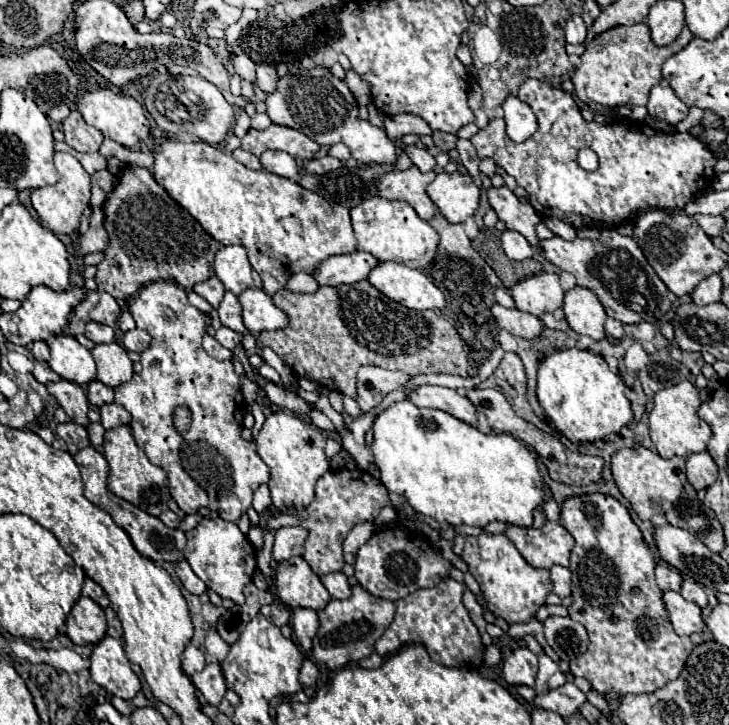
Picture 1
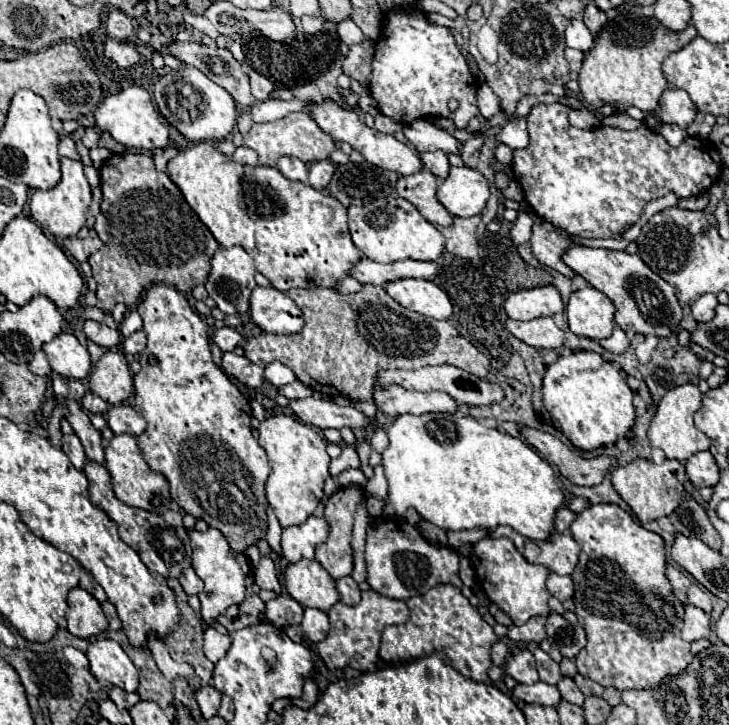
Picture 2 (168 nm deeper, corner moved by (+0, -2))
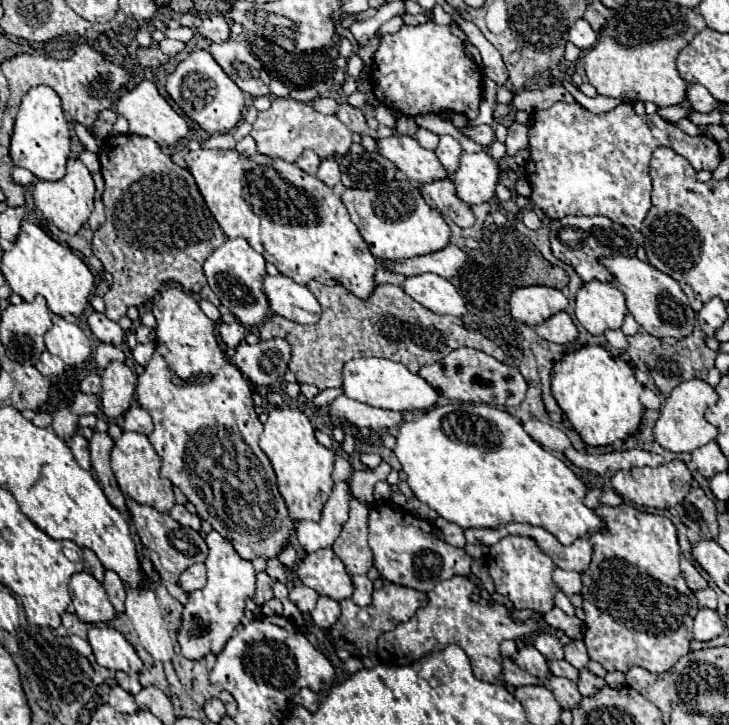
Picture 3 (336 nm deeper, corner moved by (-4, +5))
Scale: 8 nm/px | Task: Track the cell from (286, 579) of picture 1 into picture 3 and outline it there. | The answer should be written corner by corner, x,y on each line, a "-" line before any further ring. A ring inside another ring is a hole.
330,548
308,554
296,574
304,586
310,586
318,594
334,600
350,598
354,592
354,584
344,562

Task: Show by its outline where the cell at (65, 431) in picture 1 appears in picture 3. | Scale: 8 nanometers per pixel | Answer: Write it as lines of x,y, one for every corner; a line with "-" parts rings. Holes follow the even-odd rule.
74,434
72,442
70,442
70,448
72,448
72,454
74,454
76,462
78,462
84,470
92,470
92,464
90,464
90,450
88,450
88,440
86,440
82,434

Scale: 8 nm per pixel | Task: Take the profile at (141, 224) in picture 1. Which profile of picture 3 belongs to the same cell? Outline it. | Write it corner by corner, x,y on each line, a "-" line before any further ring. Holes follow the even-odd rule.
112,134
104,138
98,156
106,182
106,190
102,194
102,202
106,206
106,224
94,232
92,252
114,276
114,286
104,294
106,316
118,322
122,316
126,316
130,306
142,308
168,282
176,282
186,292
196,296
206,286
202,264
226,240
226,236
198,192
194,176
186,168
174,164
170,156
166,156
160,146
146,136

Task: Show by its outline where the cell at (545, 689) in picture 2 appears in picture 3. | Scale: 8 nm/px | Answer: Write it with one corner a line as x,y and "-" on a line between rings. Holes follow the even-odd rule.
510,658
502,660
502,674
506,684
510,686
528,686
528,684
540,684
538,678
530,676
528,672
524,672
522,668
518,668

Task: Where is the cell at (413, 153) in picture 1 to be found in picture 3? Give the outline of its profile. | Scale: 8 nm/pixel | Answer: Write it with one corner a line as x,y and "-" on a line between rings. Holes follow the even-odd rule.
440,136
440,144
434,152
448,172
454,174
458,170
458,160
460,160
460,154
462,154
458,140
454,140
452,136

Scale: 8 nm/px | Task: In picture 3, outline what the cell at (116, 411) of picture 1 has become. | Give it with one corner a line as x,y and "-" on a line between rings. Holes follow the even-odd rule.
132,404
132,408
124,414
124,430
130,430
130,432
138,432
138,434
150,434
152,432
152,418
150,414
140,408
138,404

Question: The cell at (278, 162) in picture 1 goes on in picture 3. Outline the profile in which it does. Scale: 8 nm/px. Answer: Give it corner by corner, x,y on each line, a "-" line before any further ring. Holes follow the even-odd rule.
308,150
308,152
304,152
304,154
296,160
296,166
302,168
304,172
308,172
308,174
316,174
316,170
318,170
318,166
320,166
320,158
318,158
312,150

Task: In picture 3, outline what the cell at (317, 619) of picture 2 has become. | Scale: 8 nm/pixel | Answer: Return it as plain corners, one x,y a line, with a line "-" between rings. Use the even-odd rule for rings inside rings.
320,596
316,608
310,612
312,620
320,628
330,628
340,618
340,604
328,596

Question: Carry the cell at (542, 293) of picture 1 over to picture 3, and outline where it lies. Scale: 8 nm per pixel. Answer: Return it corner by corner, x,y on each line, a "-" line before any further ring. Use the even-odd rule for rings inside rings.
524,286
510,298
512,316
526,326
538,326
566,308
568,298
560,290
548,286

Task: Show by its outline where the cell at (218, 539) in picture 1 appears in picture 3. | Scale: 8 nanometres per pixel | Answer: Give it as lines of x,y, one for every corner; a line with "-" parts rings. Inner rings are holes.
214,530
206,536
206,544
210,548
210,554
204,562
208,568
208,584
188,596
188,602
182,610
182,626
178,630
178,644
182,656
188,660
202,660
208,654
220,654
244,618
246,600
252,598
256,590
256,570
250,560
242,560
236,550

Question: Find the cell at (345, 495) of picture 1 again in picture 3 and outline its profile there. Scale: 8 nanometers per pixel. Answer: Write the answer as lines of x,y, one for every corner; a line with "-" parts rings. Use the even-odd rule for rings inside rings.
352,498
350,518
342,526
332,550
344,560
348,574
368,574
374,566
372,550
368,548
368,508

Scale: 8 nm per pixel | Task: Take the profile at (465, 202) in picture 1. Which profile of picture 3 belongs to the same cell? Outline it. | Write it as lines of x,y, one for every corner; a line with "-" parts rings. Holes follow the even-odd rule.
464,152
460,158
460,168
454,174
454,184
458,196
466,204
482,204
494,198
494,190
500,182
498,162
486,152

